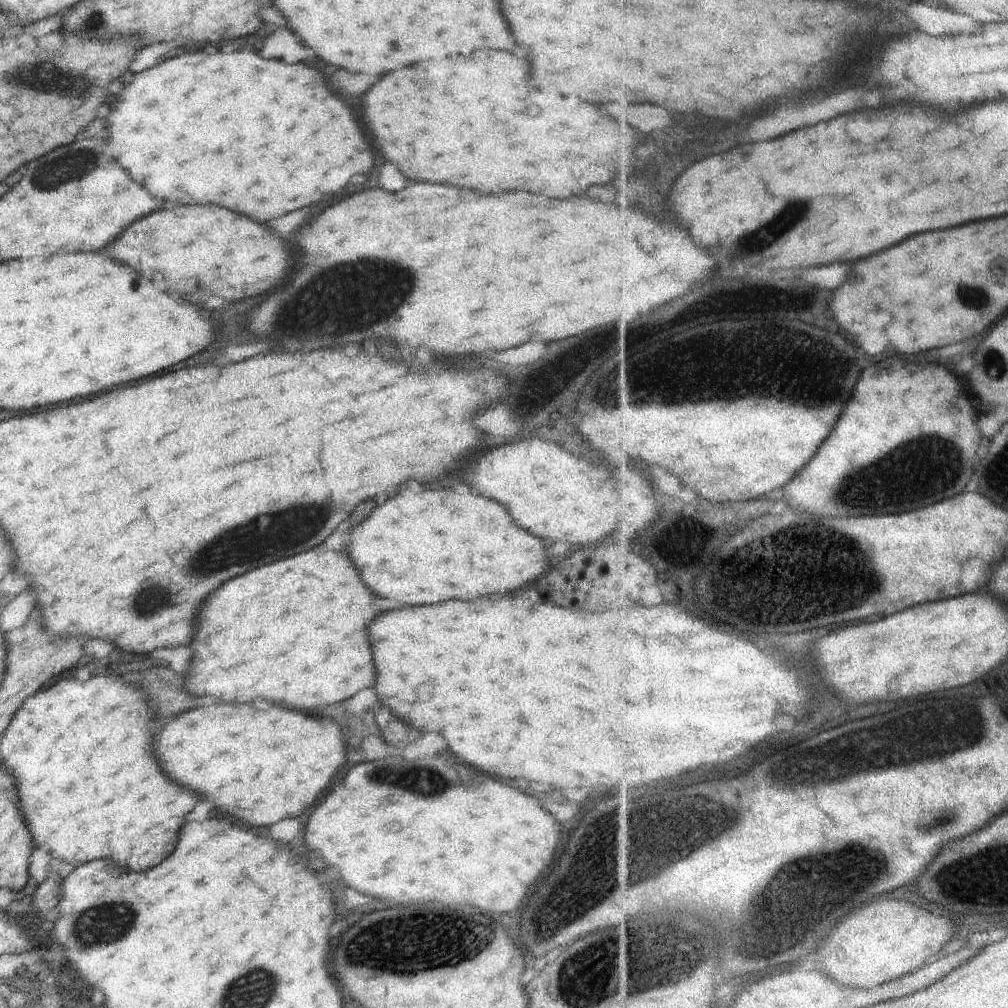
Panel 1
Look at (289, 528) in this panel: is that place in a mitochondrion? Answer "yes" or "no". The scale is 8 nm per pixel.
yes

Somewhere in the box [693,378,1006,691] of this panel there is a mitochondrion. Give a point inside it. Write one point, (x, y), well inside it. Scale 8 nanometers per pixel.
(906, 470)

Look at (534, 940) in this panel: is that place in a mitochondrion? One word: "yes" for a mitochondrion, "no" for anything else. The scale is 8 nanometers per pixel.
no

